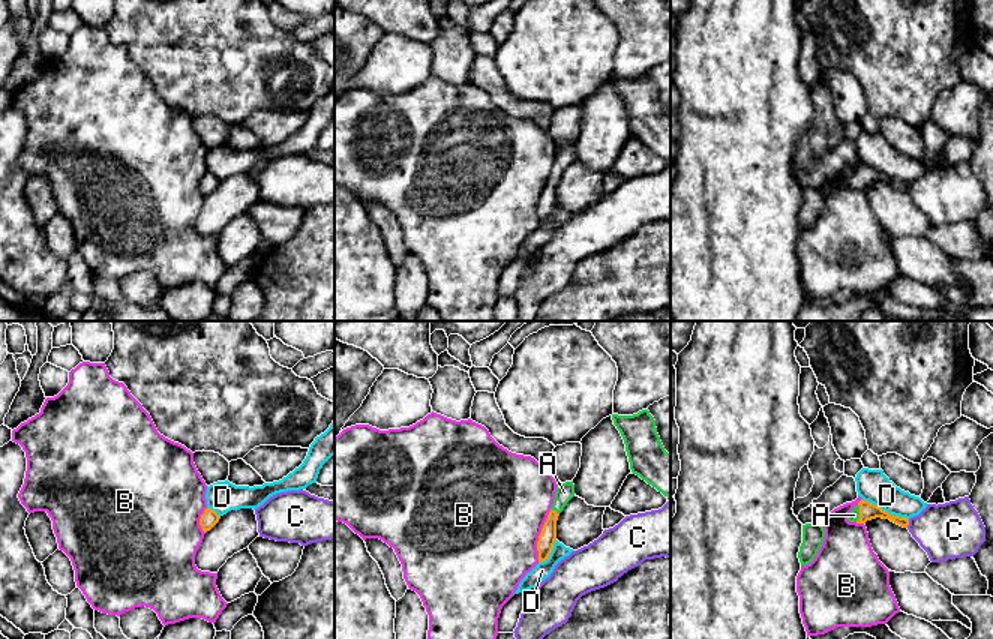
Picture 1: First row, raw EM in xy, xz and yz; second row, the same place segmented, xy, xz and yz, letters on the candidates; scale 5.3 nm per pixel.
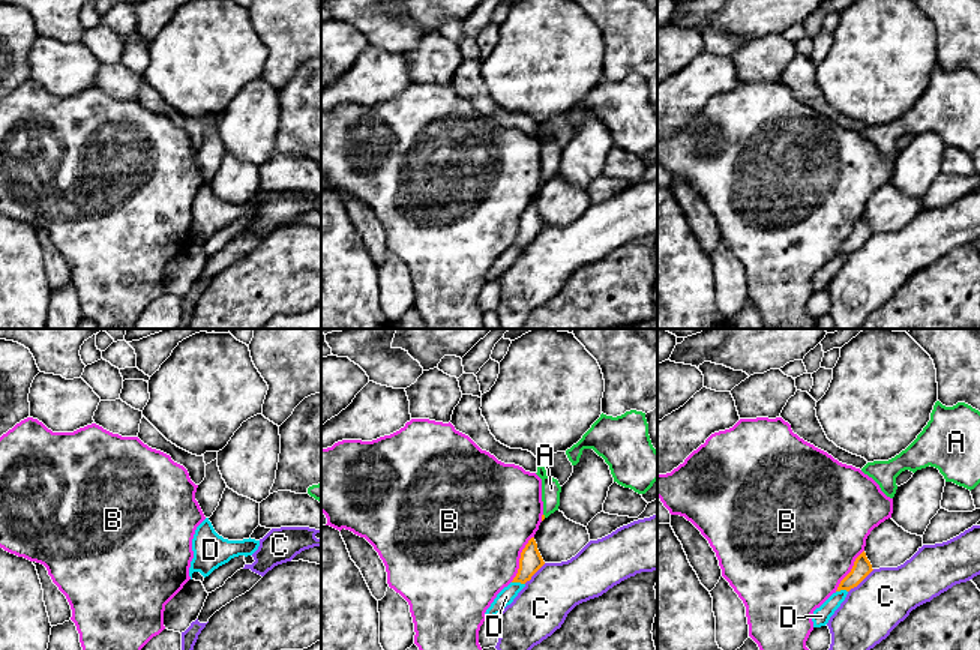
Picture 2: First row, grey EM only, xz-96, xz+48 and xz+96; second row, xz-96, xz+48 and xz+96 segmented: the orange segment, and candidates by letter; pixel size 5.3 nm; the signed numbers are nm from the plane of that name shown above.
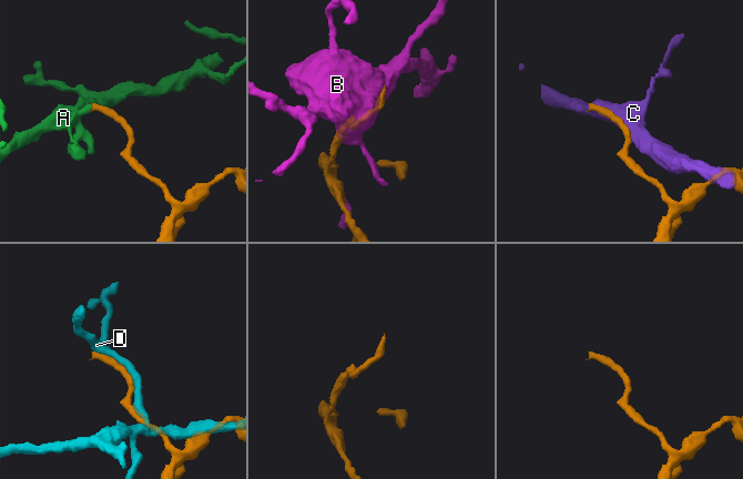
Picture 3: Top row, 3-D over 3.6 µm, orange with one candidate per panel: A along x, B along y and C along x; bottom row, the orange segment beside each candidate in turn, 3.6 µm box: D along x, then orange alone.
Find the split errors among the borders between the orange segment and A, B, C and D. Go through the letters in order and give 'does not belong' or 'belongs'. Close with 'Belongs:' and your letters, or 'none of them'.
A: belongs
B: does not belong
C: does not belong
D: does not belong
Belongs: A

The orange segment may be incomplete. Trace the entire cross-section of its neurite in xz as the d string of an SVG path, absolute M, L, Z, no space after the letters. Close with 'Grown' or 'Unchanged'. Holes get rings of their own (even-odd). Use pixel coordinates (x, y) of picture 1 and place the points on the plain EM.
M566 146L556 150L554 168L550 171L550 176L548 178L548 183L542 192L542 196L537 206L538 226L543 226L549 222L556 204L558 180L573 160L574 160L573 146Z. Grown

